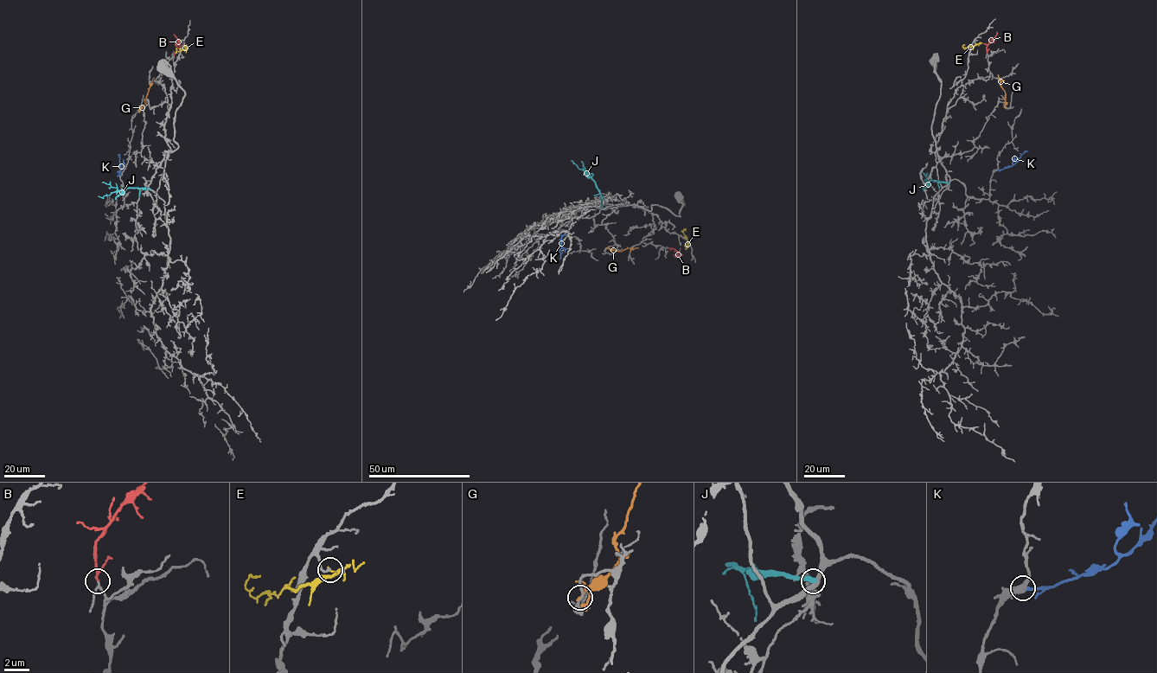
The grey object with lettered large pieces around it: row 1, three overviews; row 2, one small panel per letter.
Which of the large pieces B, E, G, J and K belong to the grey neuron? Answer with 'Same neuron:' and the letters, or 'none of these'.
Same neuron: B, K

